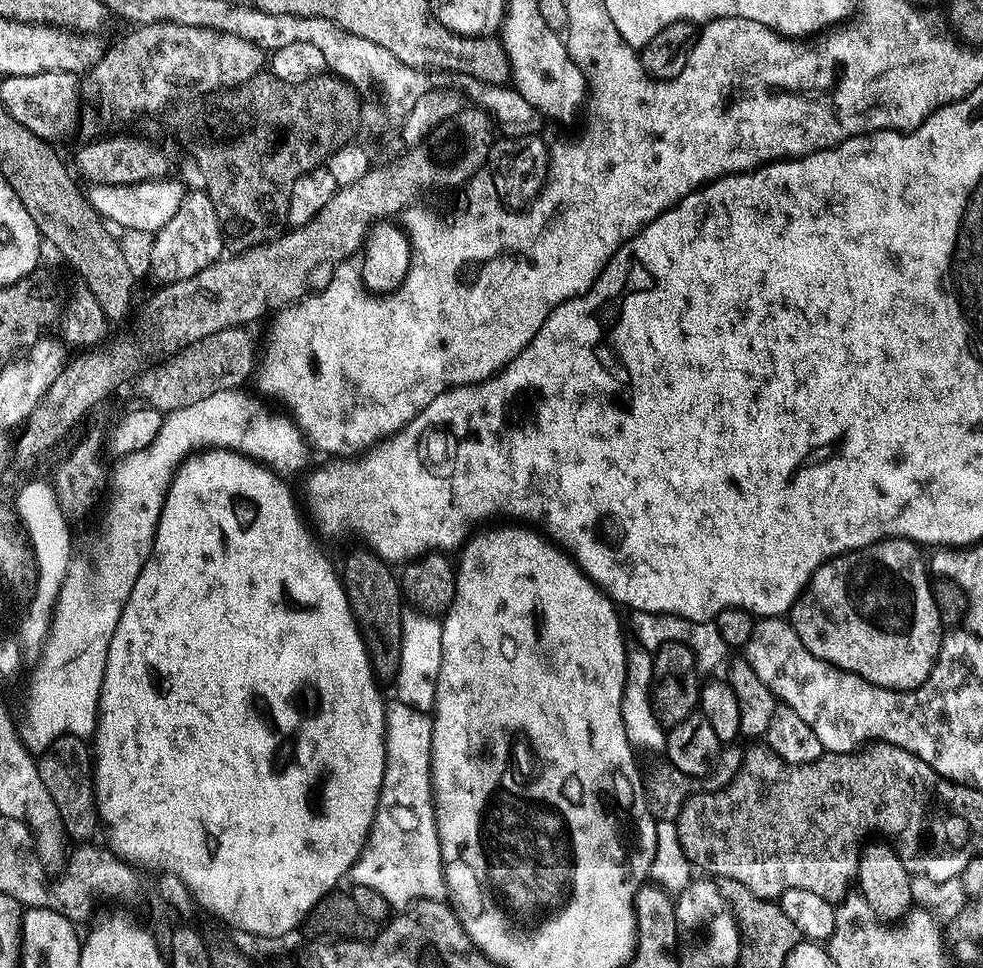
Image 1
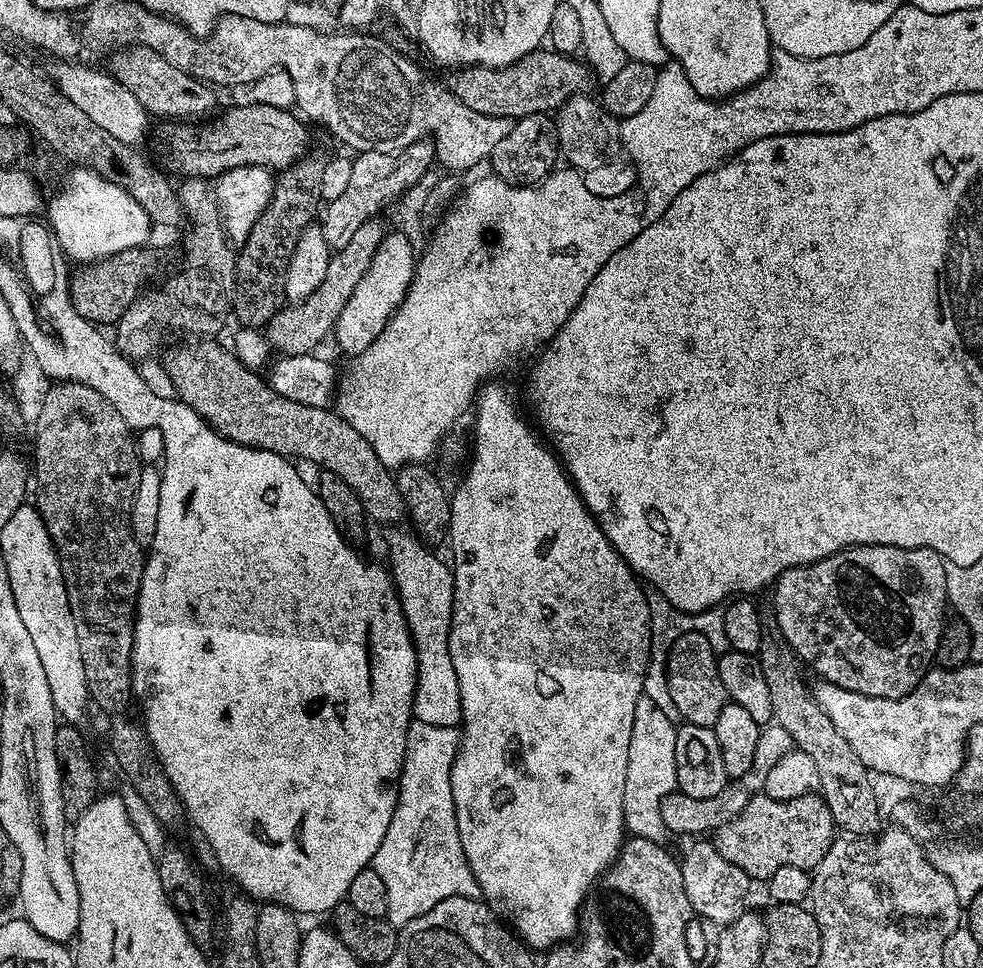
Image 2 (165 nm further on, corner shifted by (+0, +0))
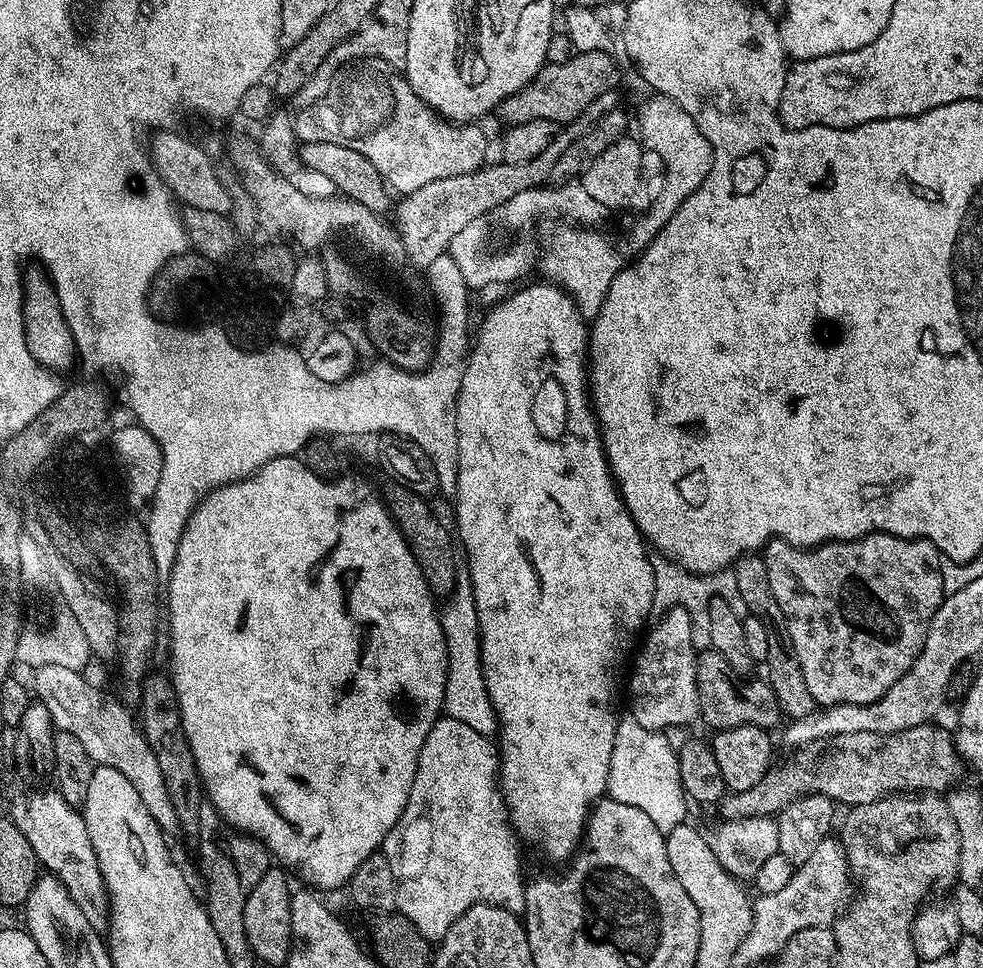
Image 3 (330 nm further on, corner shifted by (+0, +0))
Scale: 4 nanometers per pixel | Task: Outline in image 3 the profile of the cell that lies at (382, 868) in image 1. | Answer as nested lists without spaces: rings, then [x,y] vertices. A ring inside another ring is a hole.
[[[441,715],[440,719],[434,722],[430,734],[426,734],[426,742],[422,742],[422,750],[418,754],[418,770],[414,774],[414,786],[410,786],[410,798],[406,802],[406,810],[402,810],[402,818],[390,830],[390,834],[384,839],[382,851],[386,862],[390,862],[390,870],[394,870],[396,879],[396,907],[399,915],[407,918],[412,925],[430,942],[438,942],[470,910],[475,904],[497,904],[512,912],[515,916],[523,917],[526,898],[524,897],[525,877],[520,877],[520,854],[516,850],[517,835],[514,833],[510,810],[504,805],[504,798],[500,795],[498,787],[498,773],[500,770],[500,758],[498,748],[489,737],[478,734],[470,726],[458,722],[458,718],[450,718]]]

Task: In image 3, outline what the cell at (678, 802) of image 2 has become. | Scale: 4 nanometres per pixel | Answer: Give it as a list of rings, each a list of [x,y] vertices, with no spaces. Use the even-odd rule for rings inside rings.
[[[919,724],[890,734],[842,734],[793,751],[792,761],[773,767],[758,786],[725,795],[718,805],[719,819],[775,817],[791,800],[813,794],[830,798],[837,805],[855,806],[897,794],[947,793],[957,787],[962,761],[953,733],[934,725]]]

